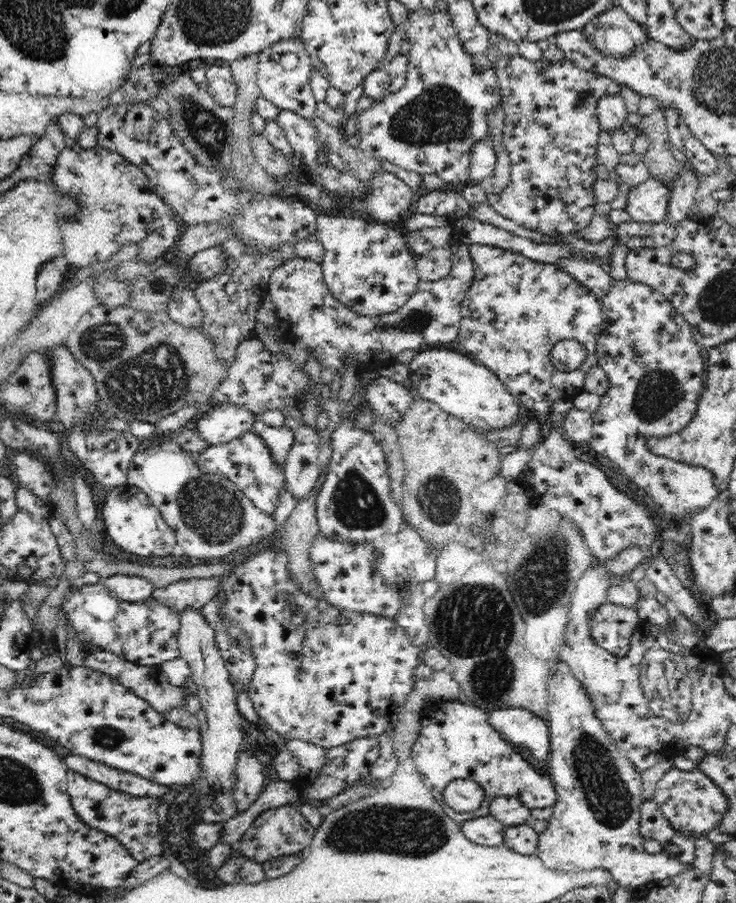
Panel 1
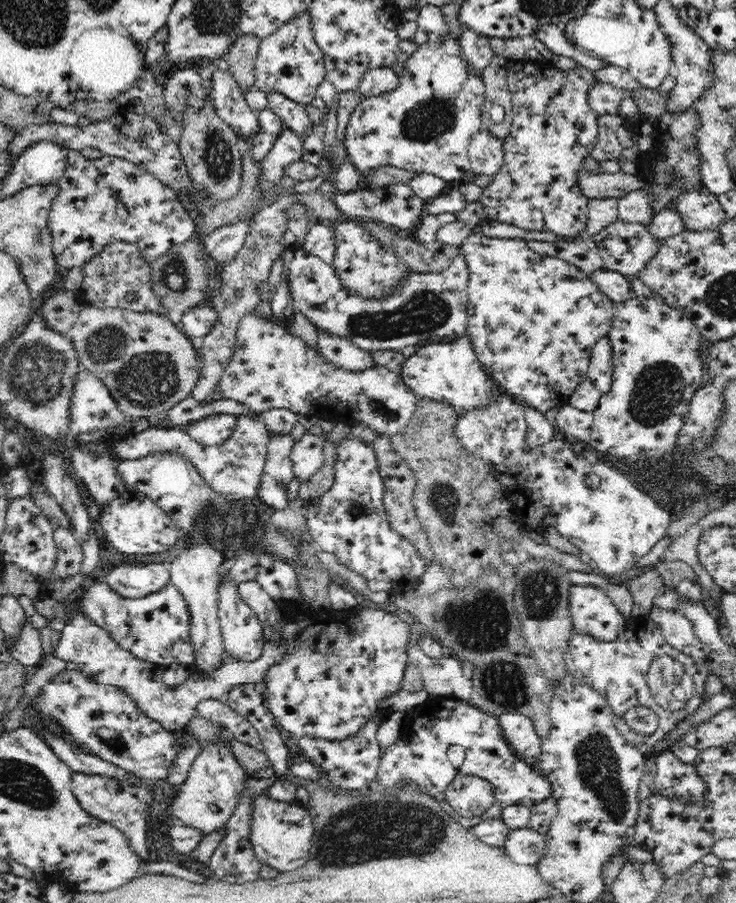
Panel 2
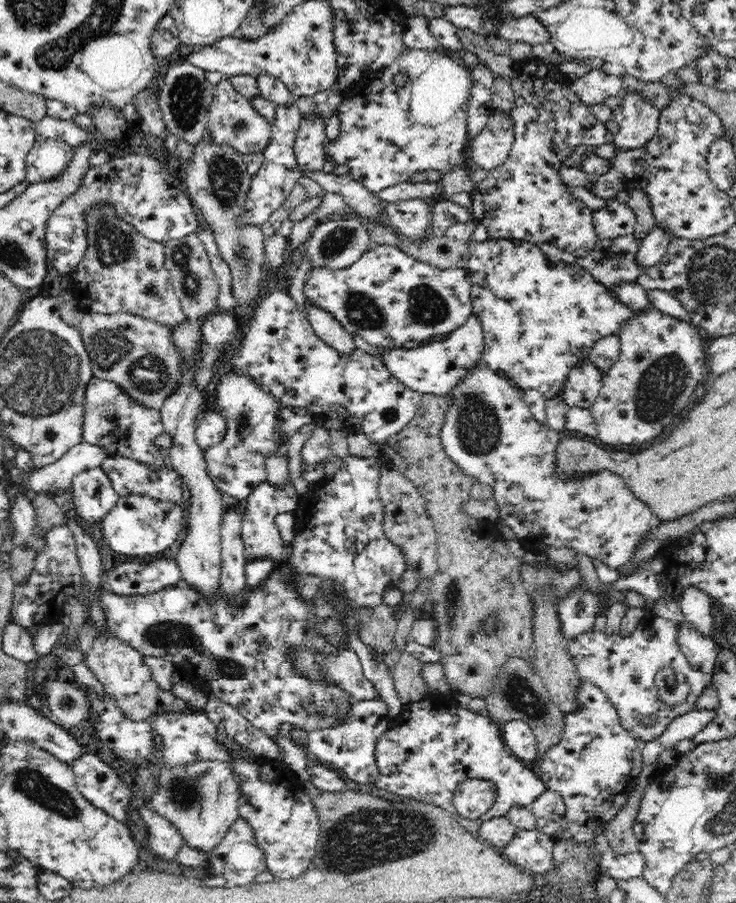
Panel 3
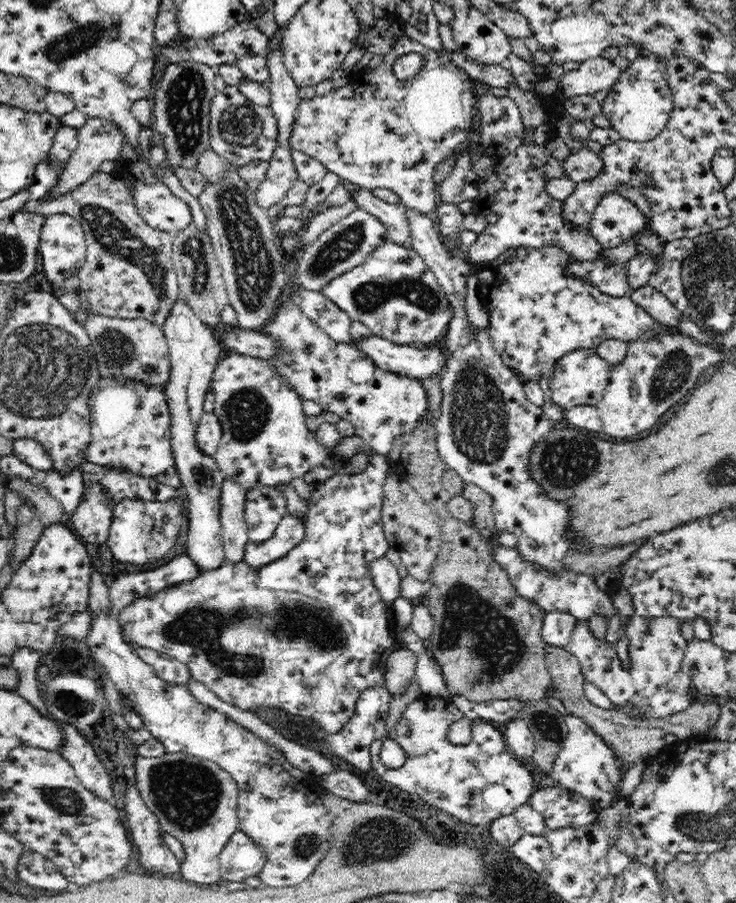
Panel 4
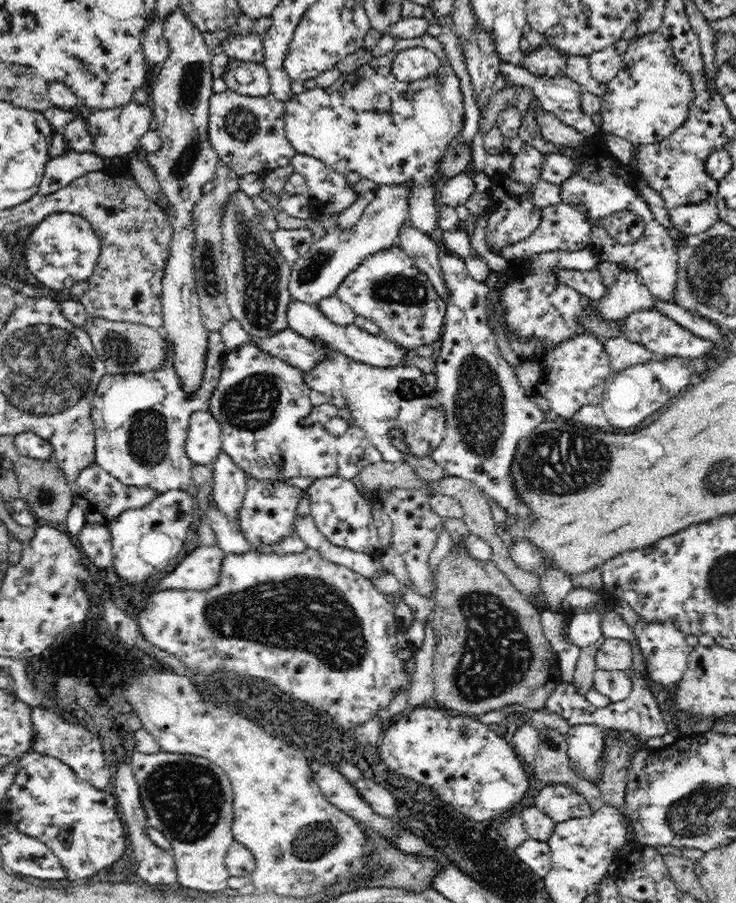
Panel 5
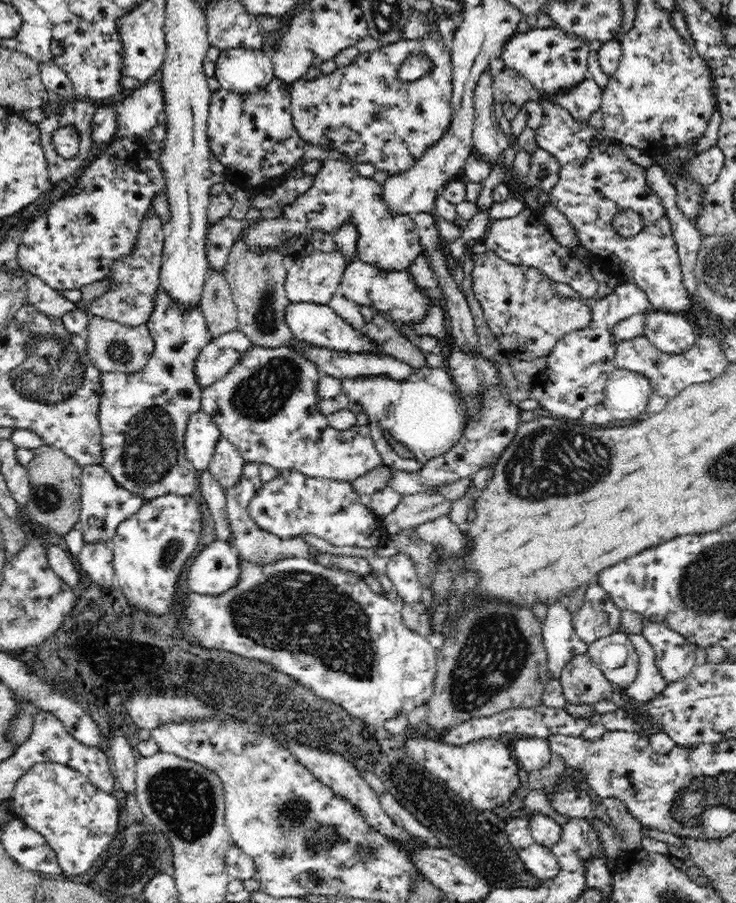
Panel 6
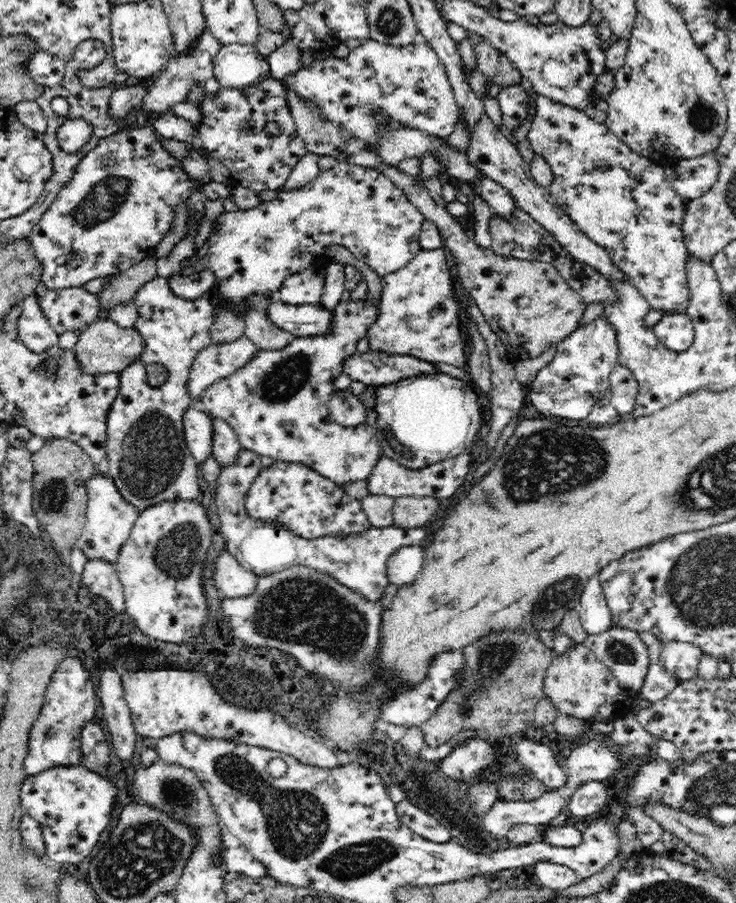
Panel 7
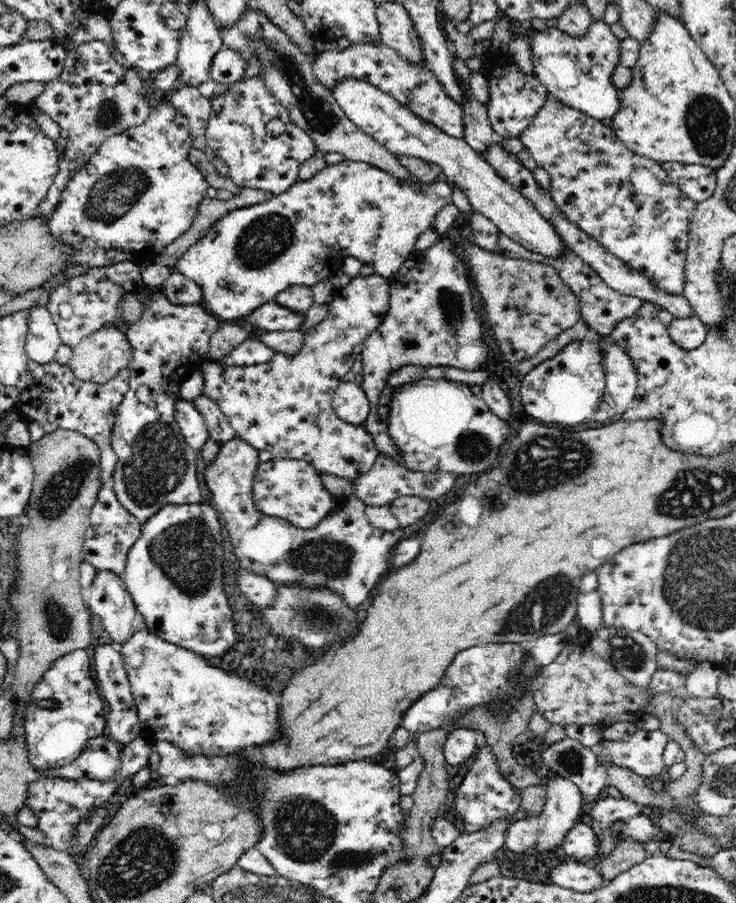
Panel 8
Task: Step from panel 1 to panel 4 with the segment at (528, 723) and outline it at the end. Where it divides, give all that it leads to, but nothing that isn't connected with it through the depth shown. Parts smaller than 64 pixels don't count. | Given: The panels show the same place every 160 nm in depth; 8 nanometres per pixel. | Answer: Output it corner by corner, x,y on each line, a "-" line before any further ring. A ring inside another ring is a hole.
511,719
500,726
509,752
522,761
532,760
536,750
536,739
526,721

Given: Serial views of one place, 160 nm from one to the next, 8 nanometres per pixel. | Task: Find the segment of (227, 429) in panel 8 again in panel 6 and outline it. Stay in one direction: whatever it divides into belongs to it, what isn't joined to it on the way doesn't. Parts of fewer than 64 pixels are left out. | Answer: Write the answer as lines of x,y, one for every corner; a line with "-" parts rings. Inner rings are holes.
221,438
207,471
213,475
222,493
226,494
242,480
244,466
246,463
240,454
224,438

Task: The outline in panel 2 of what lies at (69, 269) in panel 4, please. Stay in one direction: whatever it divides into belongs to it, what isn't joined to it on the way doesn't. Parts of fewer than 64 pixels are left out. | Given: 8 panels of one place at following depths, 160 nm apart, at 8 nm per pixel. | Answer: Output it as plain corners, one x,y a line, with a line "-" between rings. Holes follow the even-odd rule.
68,150
66,154
66,166
64,166
64,174
56,180
56,198
53,200
53,204
49,213
49,227
51,235
53,236
53,250
55,251
55,262
61,271
66,271
77,266
83,267
87,265
92,259
99,257
111,244
114,243
128,243
136,245
138,253
142,261
152,266
155,260
164,256
173,246
182,244
190,239
194,239
194,216
182,206
178,200
176,193
172,192
168,186
160,184
160,181
156,180
152,175
144,172
140,166
124,160
120,157
115,157
108,154
103,154
99,158
90,160
84,157
78,150

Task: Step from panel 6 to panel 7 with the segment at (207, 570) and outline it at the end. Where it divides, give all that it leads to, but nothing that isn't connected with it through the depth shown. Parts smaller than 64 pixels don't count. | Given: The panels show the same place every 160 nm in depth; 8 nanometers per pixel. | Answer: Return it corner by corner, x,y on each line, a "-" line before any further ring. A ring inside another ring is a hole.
225,548
214,558
210,584
221,598
236,597
252,592
254,576
255,573
246,570

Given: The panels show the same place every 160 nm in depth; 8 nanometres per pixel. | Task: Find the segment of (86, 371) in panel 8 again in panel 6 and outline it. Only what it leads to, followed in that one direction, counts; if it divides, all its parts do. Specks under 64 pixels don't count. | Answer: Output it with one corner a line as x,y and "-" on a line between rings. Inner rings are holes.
90,316
85,335
88,341
88,354
95,359
101,370
106,372
138,373
148,364
156,351
155,338
152,338
147,324
126,326
115,320

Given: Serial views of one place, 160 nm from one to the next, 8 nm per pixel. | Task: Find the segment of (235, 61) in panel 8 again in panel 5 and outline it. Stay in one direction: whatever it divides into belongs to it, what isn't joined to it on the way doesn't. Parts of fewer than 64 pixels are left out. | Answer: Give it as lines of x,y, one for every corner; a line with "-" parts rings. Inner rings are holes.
230,62
230,70
223,78
228,89
247,97
264,98
270,95
270,78
268,72
258,64

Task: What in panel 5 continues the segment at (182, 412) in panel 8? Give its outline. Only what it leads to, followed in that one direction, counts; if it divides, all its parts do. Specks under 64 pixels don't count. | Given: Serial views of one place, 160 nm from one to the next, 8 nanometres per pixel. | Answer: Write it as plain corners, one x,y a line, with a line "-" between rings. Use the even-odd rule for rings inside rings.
209,411
191,415
185,450
191,462
206,466
222,453
221,426

